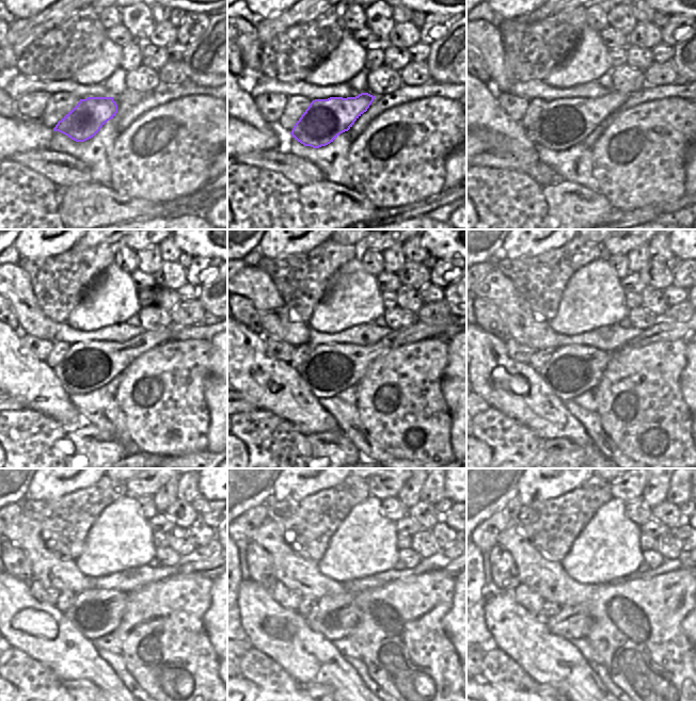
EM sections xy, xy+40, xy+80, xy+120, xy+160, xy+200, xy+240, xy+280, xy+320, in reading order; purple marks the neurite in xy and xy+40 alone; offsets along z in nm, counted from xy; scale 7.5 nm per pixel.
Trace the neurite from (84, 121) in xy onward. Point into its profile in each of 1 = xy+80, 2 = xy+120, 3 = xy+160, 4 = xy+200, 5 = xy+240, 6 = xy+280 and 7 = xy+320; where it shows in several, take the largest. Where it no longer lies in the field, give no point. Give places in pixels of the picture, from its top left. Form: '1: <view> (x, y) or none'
1: xy+80 (564, 123)
2: xy+120 (86, 367)
3: xy+160 (329, 369)
4: xy+200 (571, 370)
5: xy+240 (95, 612)
6: xy+280 (335, 617)
7: xy+320 (574, 622)

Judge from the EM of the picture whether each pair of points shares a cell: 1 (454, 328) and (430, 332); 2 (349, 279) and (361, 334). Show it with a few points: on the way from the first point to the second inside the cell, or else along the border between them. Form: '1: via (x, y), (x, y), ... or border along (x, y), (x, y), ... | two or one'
1: border along (446, 325), (446, 329), (440, 336) | two
2: border along (381, 320), (353, 324), (335, 334) | two

